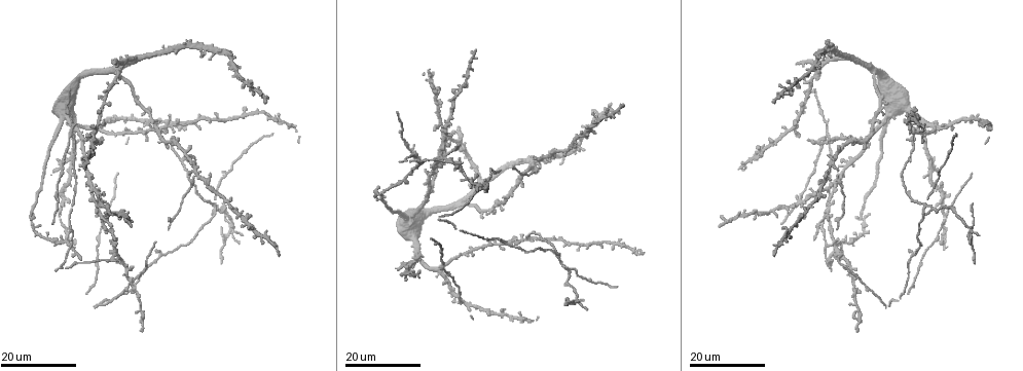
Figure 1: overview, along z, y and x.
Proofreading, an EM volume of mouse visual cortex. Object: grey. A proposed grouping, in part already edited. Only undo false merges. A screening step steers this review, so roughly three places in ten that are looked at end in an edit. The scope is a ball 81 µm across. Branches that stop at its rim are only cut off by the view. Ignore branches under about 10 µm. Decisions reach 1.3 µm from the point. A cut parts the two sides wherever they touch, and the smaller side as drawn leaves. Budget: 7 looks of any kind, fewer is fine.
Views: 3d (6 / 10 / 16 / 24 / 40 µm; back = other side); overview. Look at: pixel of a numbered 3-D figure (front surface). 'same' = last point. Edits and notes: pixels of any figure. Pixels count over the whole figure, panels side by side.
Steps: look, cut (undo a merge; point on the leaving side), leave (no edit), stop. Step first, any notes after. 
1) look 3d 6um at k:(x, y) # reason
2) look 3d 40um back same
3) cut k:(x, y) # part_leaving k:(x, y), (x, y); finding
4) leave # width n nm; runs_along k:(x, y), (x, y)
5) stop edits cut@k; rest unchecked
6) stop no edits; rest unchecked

look 3d 16um at 1:(859, 278) # arms part here

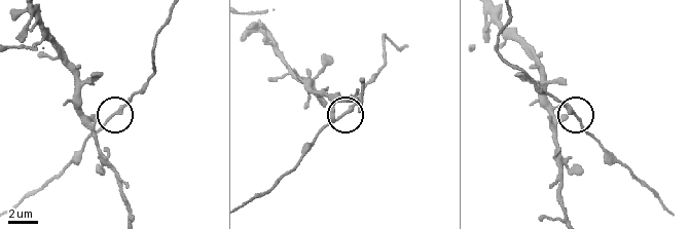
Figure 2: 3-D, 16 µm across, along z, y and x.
look 3d 6um at 2:(578, 119)

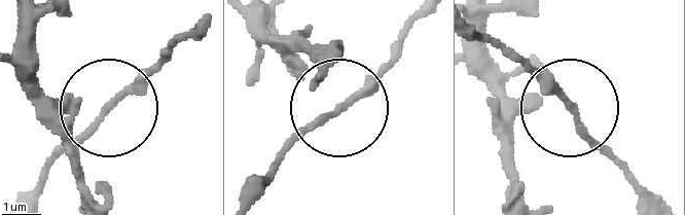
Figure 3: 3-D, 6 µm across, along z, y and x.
leave # width 140 nm; all the same cell

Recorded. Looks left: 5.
look 3d 16um at 1:(926, 203) # four or more arms meet

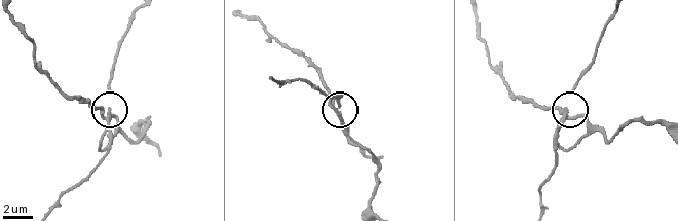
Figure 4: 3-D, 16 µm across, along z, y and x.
look 3d 10um at 4:(563, 111)

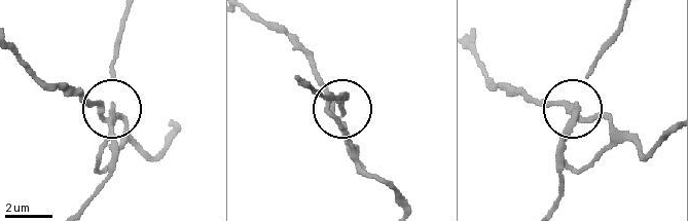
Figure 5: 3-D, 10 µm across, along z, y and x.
cut 5:(97, 154) # arms 4; part_leaving 5:(110, 126), (110, 120), (123, 122), (151, 152), (173, 131); two cells meet here

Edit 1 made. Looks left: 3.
look overview

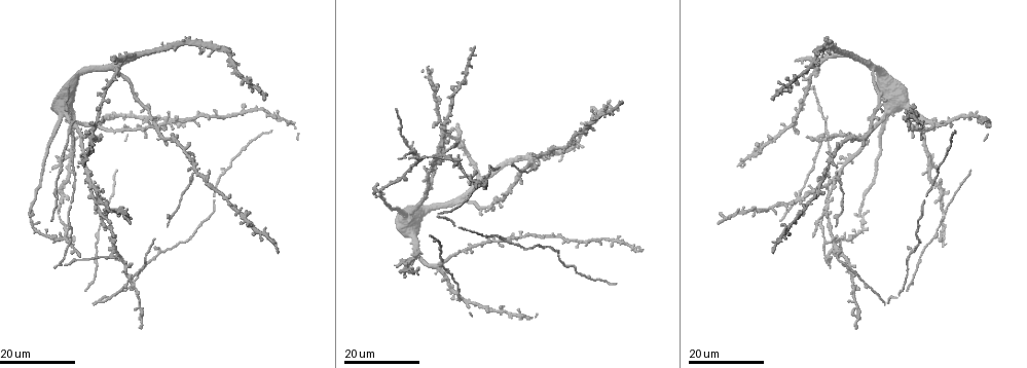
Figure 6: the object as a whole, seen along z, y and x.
look 3d 16um at 6:(839, 184) # sudden change in width

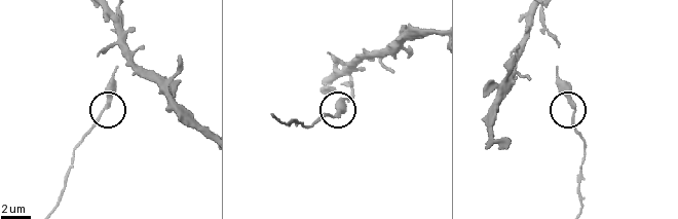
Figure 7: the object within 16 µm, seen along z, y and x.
look 3d 6um at 7:(340, 115) # closer look

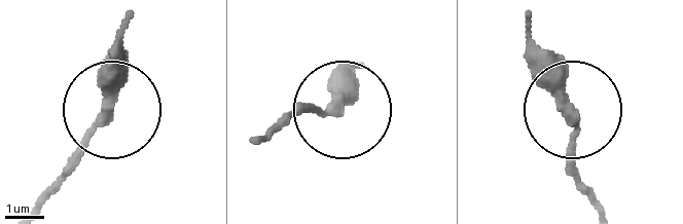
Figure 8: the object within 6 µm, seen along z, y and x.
leave # runs_along 8:(531, 19), (534, 68), (570, 117), (576, 182); one cell here

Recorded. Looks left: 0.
stop edits cut@5; rest unchecked

